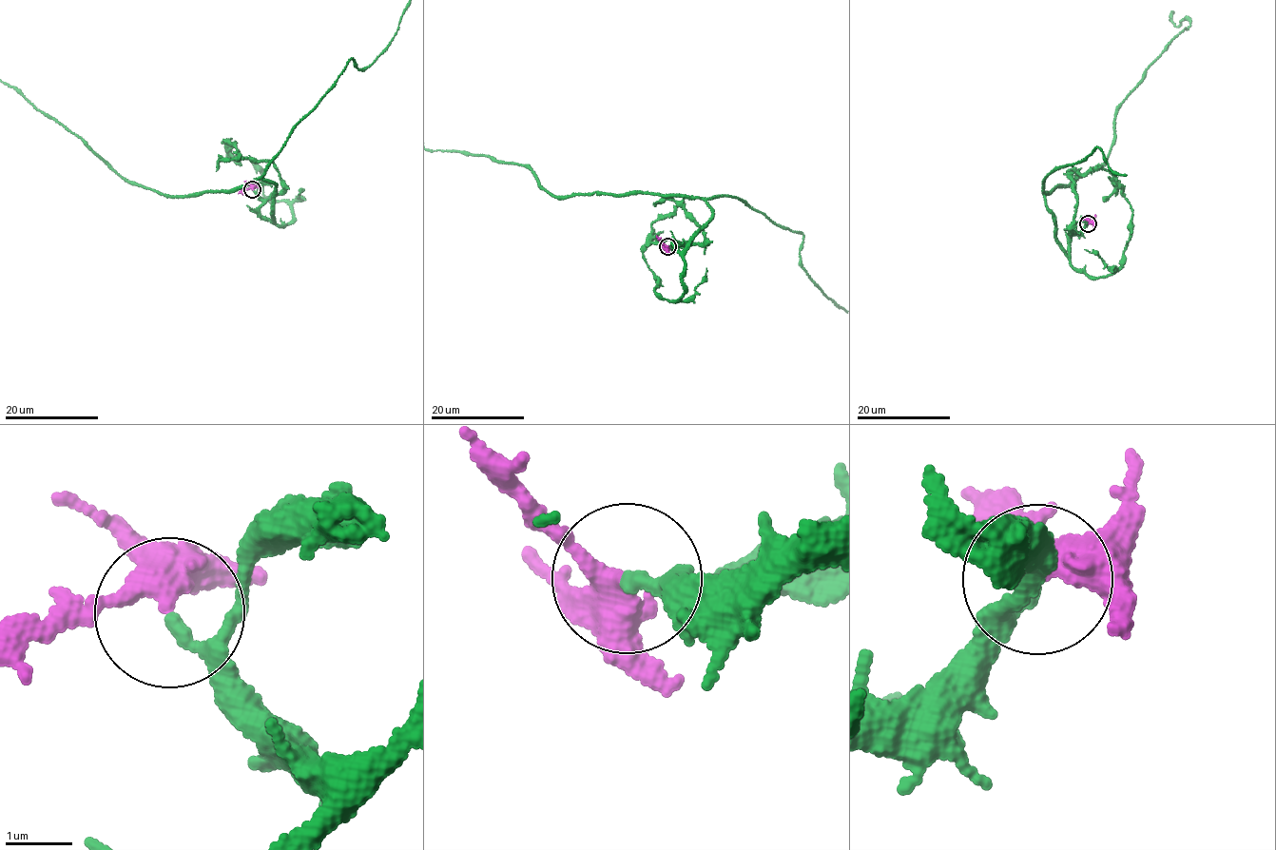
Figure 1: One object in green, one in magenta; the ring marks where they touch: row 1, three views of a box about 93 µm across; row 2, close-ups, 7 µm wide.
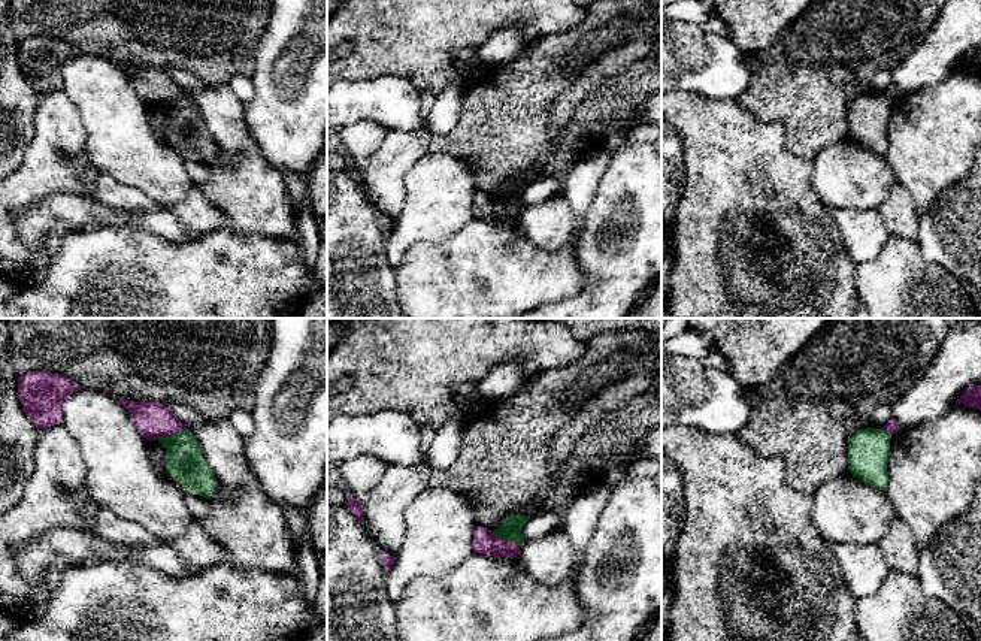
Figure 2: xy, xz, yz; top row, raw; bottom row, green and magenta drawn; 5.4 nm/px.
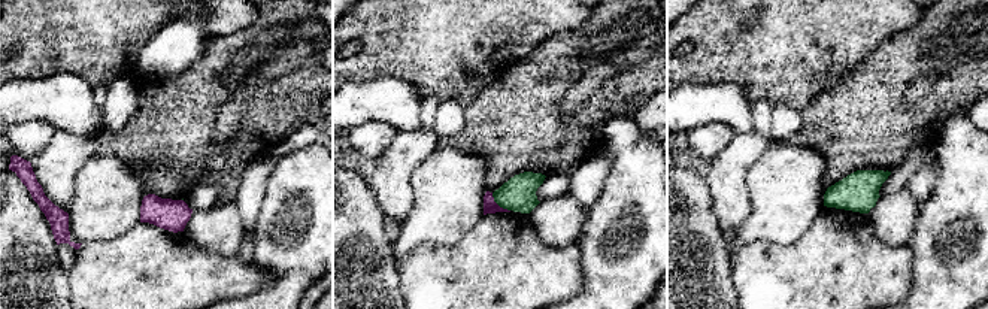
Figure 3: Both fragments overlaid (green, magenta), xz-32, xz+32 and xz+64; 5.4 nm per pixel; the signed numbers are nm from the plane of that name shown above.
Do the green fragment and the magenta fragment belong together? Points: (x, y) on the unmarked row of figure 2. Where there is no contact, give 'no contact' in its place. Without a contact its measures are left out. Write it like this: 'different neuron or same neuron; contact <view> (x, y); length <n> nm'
different neuron; contact xy (172, 99); length 170 nm

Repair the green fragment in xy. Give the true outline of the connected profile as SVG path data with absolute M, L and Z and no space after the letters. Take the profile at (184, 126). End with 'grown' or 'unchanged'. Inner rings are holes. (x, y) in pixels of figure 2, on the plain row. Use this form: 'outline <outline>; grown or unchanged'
outline M185 94L158 103L166 114L166 133L179 149L211 166L218 145L202 121L194 100Z; unchanged

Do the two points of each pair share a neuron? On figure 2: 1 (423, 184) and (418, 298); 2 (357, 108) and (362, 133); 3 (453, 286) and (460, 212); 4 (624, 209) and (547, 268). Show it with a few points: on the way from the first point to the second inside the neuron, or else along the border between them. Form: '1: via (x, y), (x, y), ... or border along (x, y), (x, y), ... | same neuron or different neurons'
1: border along (454, 235), (439, 242), (414, 242), (396, 268) | different neurons
2: border along (342, 126), (374, 120), (387, 130) | different neurons
3: border along (474, 217), (448, 239), (426, 242) | different neurons
4: border along (572, 244), (575, 265), (583, 275), (583, 283) | different neurons

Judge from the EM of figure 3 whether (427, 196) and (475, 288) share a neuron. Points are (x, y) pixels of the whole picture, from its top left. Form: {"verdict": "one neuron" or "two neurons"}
{"verdict": "two neurons"}

